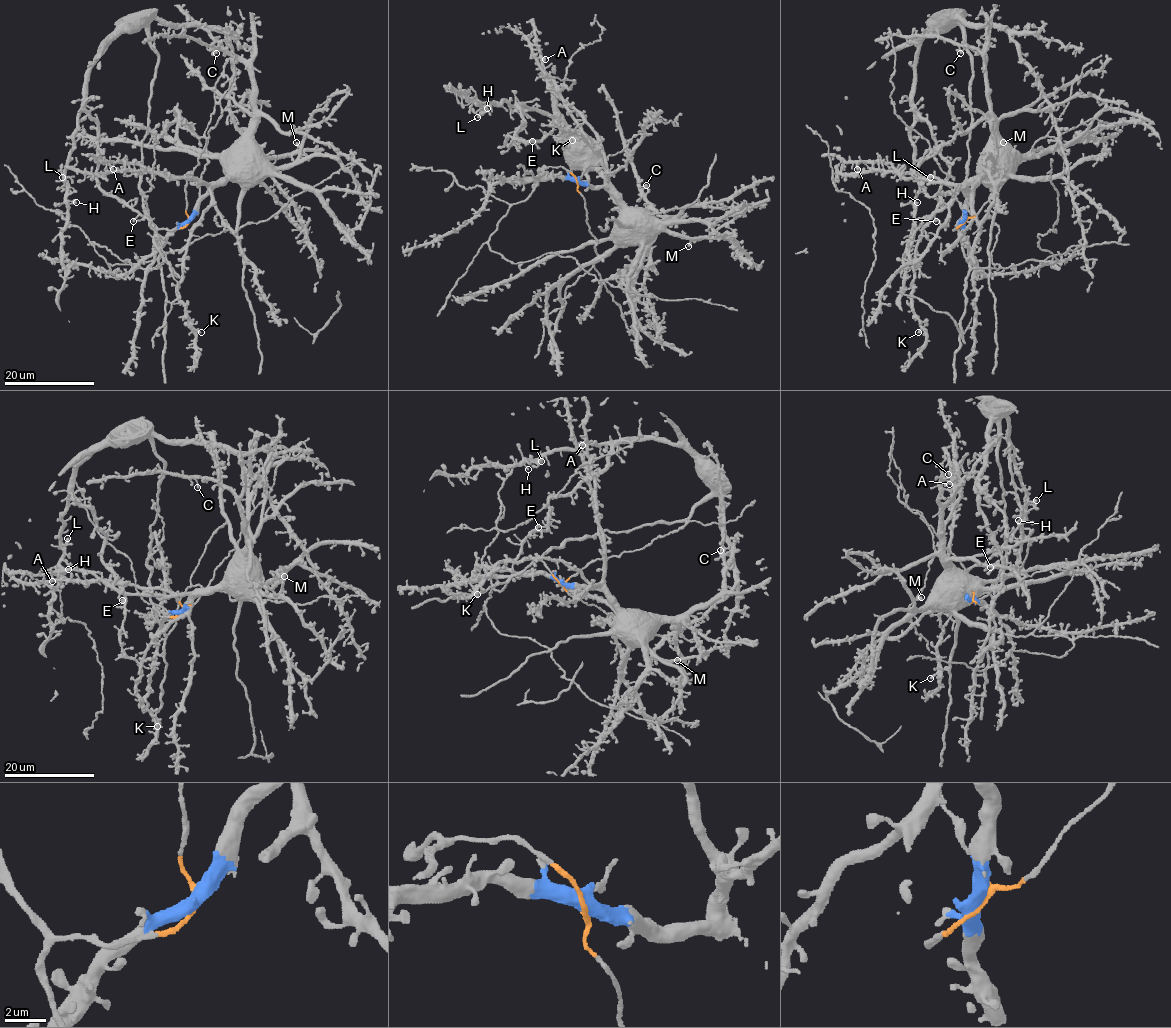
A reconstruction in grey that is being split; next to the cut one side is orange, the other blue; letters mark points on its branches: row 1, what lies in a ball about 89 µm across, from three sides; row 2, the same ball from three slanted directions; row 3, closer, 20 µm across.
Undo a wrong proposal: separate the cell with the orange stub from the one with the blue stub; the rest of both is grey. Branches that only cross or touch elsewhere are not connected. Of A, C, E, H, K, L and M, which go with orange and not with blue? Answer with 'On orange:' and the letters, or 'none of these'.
On orange: E, H, L

